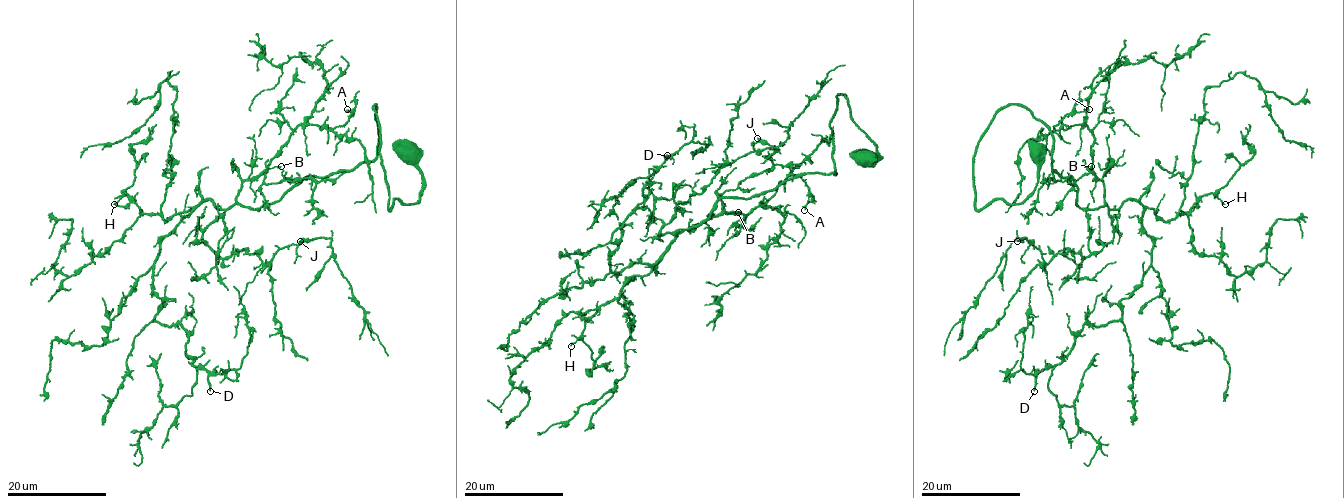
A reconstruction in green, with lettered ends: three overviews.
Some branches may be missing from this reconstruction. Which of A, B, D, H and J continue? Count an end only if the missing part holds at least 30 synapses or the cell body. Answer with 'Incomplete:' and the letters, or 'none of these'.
Incomplete: D

